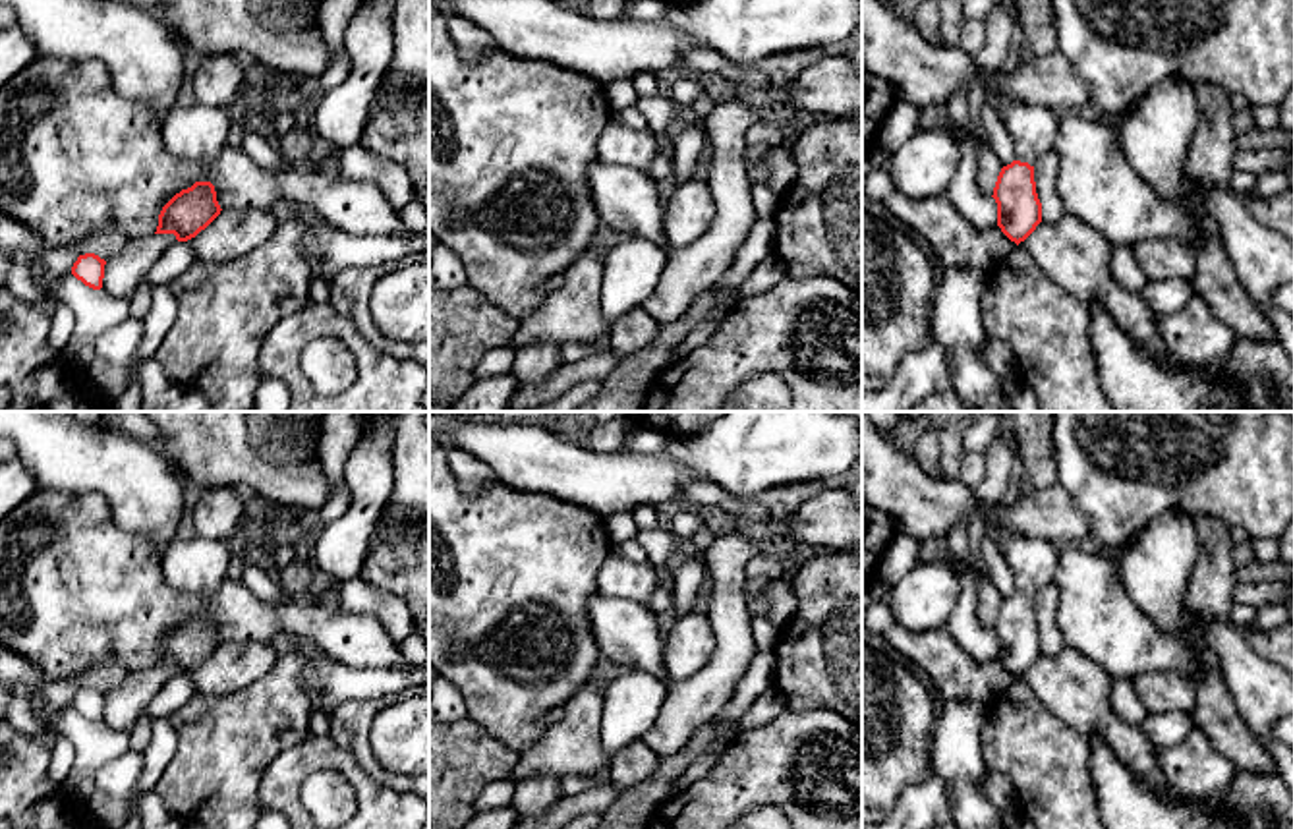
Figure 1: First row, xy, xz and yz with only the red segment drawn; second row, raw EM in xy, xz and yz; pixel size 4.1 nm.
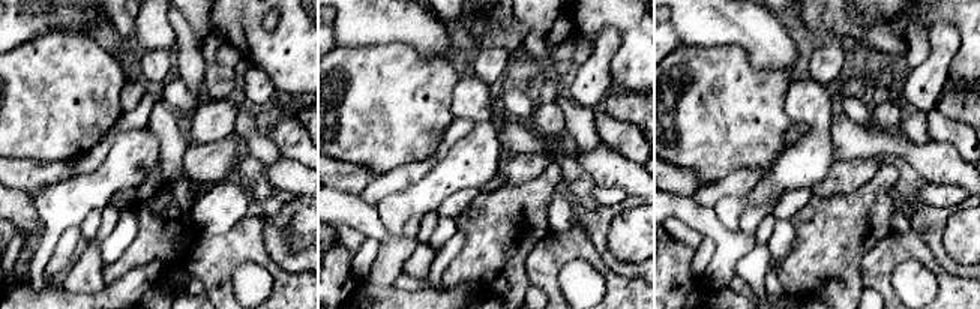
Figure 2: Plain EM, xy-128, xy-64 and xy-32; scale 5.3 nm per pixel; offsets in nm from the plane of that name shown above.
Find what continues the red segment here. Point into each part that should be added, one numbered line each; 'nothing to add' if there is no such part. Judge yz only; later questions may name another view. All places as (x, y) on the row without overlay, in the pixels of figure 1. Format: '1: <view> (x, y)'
1: yz (1033, 561)

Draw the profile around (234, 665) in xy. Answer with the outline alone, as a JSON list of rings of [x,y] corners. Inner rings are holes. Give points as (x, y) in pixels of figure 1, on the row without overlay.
[[[224,642],[187,676],[195,694],[222,698],[261,678],[276,661],[278,655],[269,642]]]

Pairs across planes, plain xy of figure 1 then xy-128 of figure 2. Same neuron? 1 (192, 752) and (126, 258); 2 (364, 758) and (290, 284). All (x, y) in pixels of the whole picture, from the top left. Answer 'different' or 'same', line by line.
1: same
2: different

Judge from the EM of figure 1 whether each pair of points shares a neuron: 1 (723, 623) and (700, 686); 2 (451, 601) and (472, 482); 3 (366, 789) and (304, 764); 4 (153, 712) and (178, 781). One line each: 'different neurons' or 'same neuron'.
1: same neuron
2: different neurons
3: same neuron
4: different neurons

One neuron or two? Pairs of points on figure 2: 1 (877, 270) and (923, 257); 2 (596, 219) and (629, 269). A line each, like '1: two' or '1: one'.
1: one
2: one

